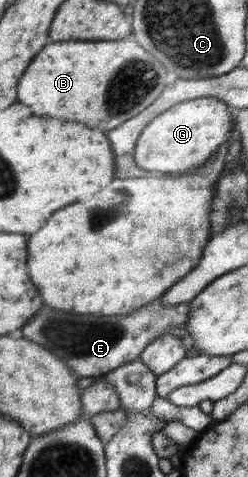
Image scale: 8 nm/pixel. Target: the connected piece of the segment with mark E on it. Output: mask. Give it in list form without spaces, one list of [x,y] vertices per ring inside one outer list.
[[[160,297],[151,304],[134,310],[132,314],[86,315],[86,317],[78,315],[78,329],[74,313],[44,309],[22,331],[26,339],[38,341],[40,345],[46,345],[46,349],[57,354],[80,379],[100,377],[120,368],[121,365],[140,360],[144,349],[158,337],[174,335],[185,341],[188,337],[186,326],[190,318],[190,308],[190,302],[166,306]]]

